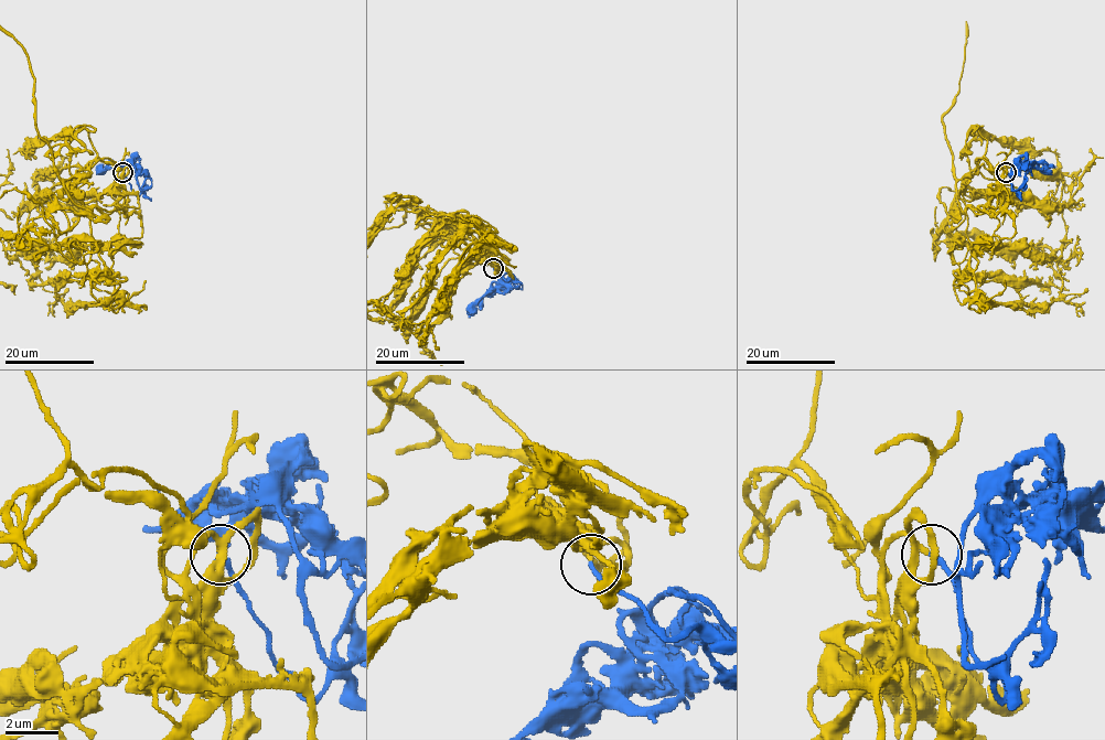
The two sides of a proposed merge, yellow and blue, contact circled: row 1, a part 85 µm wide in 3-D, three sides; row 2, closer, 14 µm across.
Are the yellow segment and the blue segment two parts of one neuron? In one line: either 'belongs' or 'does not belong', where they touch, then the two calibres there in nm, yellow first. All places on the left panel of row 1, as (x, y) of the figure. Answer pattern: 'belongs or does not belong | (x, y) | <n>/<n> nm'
belongs | (122, 172) | 190/180 nm

